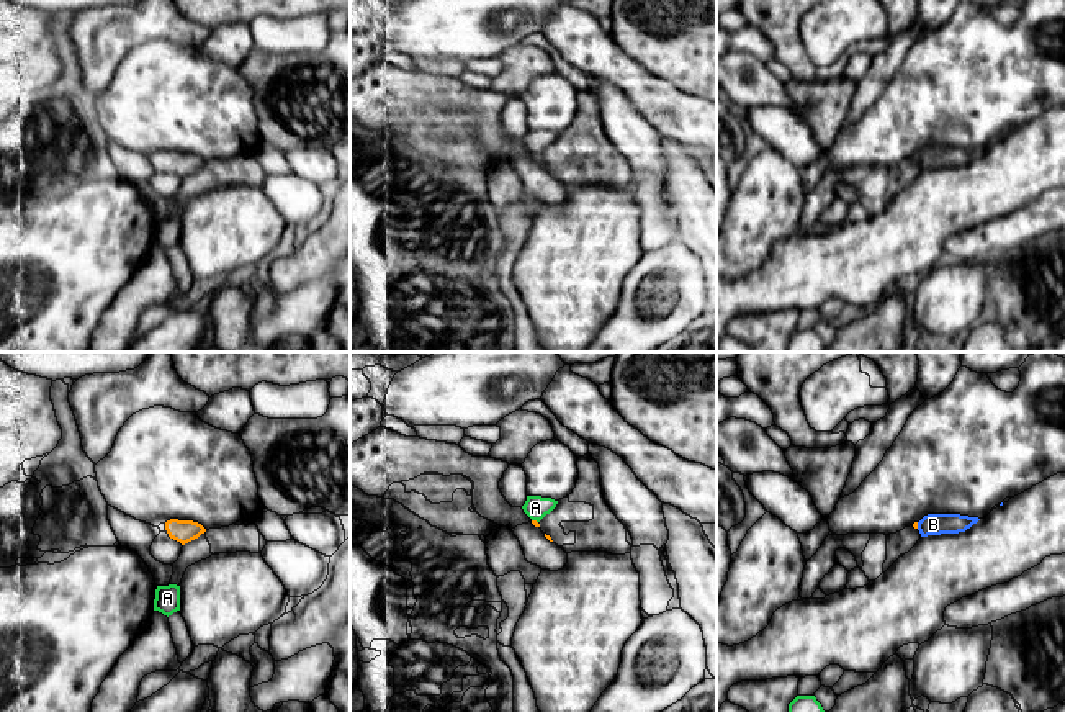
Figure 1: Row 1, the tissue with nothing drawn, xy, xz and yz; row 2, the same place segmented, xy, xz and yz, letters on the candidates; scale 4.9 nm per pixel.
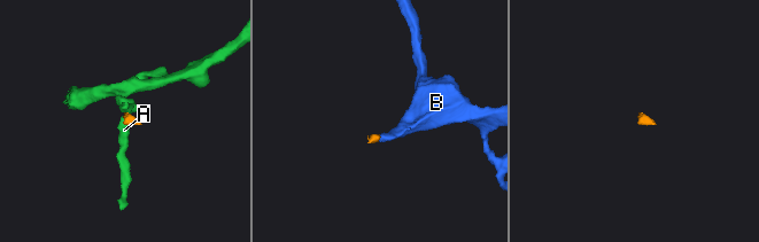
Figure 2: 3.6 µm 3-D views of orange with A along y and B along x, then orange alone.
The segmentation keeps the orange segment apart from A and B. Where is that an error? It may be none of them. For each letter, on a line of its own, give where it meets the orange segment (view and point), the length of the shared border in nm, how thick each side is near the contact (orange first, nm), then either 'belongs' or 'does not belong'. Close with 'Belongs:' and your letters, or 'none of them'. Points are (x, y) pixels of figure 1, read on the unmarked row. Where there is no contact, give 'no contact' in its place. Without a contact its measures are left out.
A: contact xz (535, 154); length 40 nm; calibres 20 and 110 nm; does not belong
B: contact yz (916, 159); length 30 nm; calibres 20 and 110 nm; belongs
Belongs: B

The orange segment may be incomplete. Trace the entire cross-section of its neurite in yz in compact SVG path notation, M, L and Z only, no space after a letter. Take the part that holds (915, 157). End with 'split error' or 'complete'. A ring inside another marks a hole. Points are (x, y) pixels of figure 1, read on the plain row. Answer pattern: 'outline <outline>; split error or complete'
outline M928 147L919 155L914 155L913 160L919 164L921 170L928 170L965 165L978 154L978 151L960 147Z; split error

